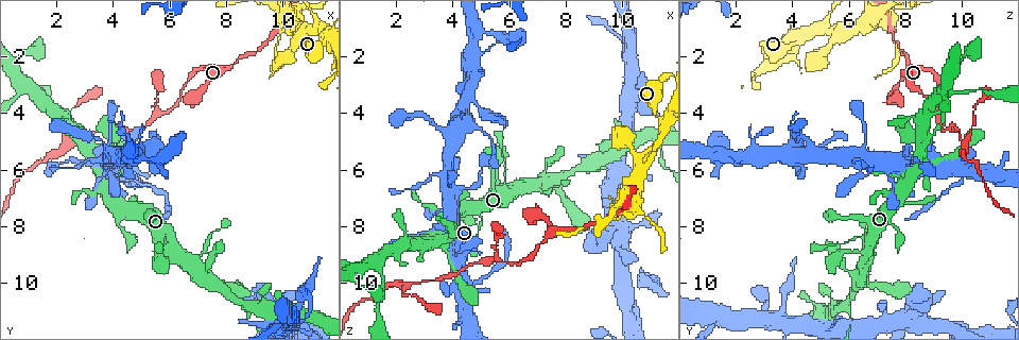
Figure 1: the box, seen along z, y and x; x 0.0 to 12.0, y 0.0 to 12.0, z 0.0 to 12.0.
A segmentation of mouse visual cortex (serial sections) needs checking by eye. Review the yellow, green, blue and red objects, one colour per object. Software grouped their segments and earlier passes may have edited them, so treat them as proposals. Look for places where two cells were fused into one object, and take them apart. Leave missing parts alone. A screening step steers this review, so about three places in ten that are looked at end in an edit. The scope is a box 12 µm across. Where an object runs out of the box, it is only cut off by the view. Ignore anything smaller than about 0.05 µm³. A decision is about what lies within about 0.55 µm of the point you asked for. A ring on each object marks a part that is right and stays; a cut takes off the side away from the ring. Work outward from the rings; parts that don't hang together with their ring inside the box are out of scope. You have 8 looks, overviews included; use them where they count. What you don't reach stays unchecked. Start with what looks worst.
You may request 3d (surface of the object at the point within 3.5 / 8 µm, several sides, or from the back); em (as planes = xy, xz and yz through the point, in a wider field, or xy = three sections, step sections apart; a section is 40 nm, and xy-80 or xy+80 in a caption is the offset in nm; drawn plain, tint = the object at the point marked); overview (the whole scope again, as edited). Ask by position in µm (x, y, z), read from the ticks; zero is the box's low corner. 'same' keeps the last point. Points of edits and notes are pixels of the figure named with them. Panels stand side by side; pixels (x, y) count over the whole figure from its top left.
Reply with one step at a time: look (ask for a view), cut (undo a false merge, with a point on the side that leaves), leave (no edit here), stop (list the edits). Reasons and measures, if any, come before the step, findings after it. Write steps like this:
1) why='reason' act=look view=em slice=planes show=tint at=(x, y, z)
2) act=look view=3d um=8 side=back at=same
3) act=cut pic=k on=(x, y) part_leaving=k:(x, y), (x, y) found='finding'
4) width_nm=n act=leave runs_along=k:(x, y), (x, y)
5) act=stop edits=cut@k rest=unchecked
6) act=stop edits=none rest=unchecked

why='two arms in line, one across' act=look view=3d um=3.5 at=(5.7, 4.0, 9.2)

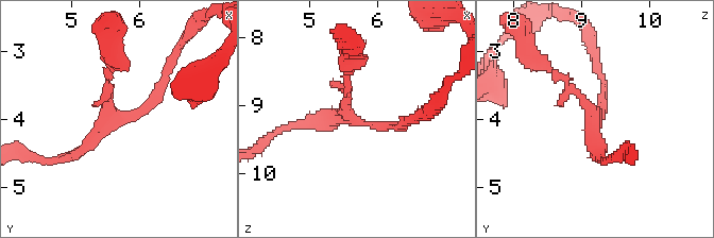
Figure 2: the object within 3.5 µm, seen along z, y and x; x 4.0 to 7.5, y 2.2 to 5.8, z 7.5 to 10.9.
act=look view=em slice=xy step=3 show=tint at=(5.60, 4.00, 9.30)

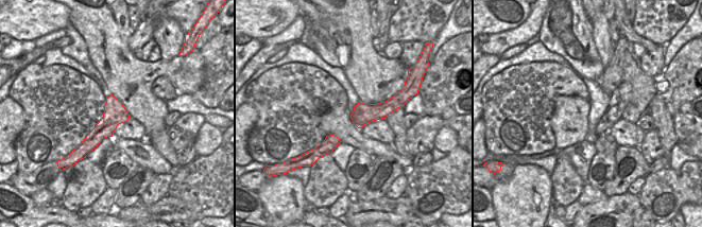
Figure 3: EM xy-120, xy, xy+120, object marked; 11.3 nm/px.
act=leave runs_along=2:(167, 77), (143, 109), (58, 158) found='continuous, no second cell'

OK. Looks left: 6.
why='abrupt turn' act=look view=3d um=8 at=(2.5, 5.2, 10.0)

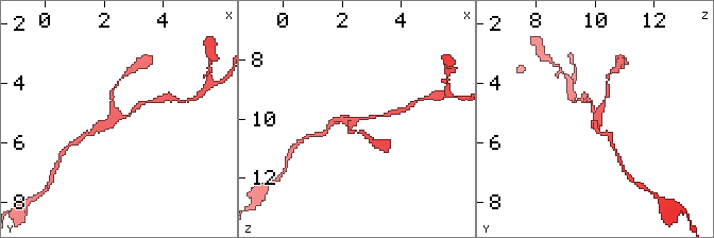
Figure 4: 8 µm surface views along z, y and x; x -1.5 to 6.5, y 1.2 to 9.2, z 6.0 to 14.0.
why='closer look' act=look view=3d um=3.5 at=(2.5, 5.1, 10.0)

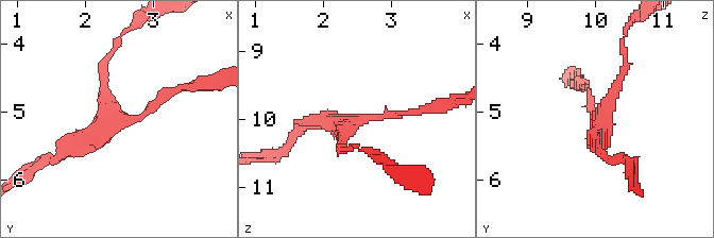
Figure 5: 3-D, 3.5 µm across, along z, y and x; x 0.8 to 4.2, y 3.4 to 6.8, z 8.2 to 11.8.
act=leave runs_along=5:(179, 87), (142, 116), (106, 122), (61, 155) found='continuous, no second cell'

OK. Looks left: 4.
why='thin arm on a thick one' act=look view=3d um=3.5 at=(3.8, 5.2, 4.7)

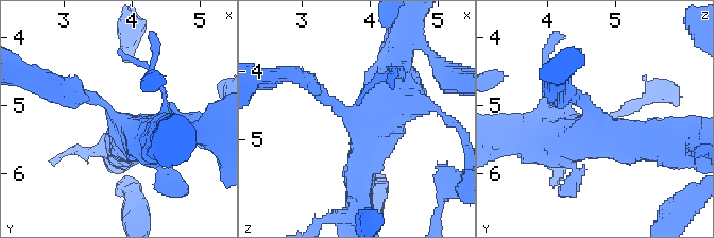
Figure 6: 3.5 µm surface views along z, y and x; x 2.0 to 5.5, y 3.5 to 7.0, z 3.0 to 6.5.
why='shape alone is not enough' act=look view=em slice=xy step=5 show=tint at=(3.75, 5.15, 4.65)

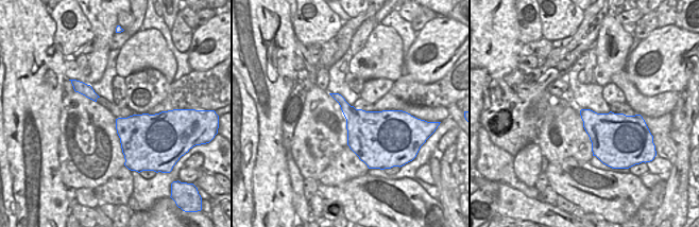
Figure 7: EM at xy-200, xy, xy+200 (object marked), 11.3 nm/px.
act=leave runs_along=6:(364, 159), (407, 29) found='one cell here'

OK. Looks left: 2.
act=stop edits=none rest=unchecked

